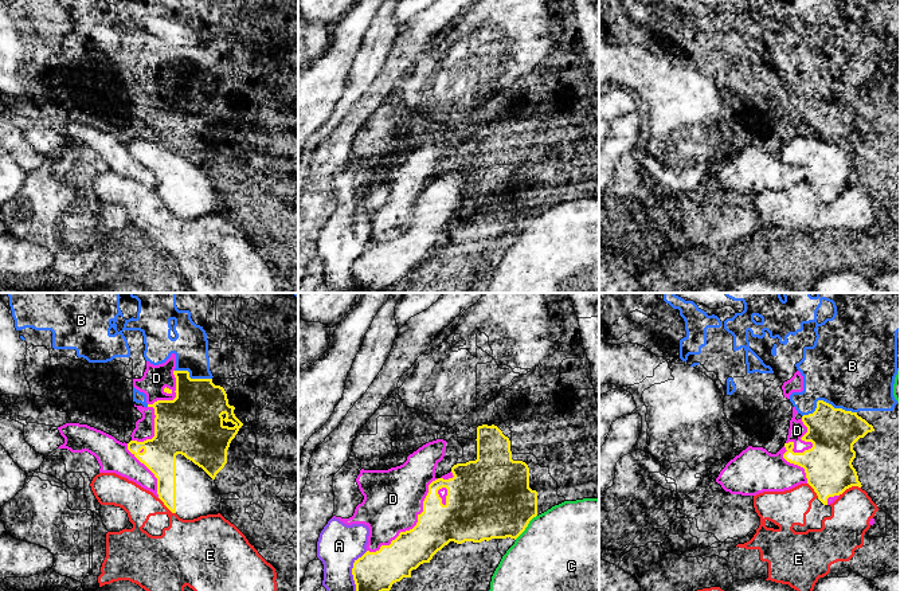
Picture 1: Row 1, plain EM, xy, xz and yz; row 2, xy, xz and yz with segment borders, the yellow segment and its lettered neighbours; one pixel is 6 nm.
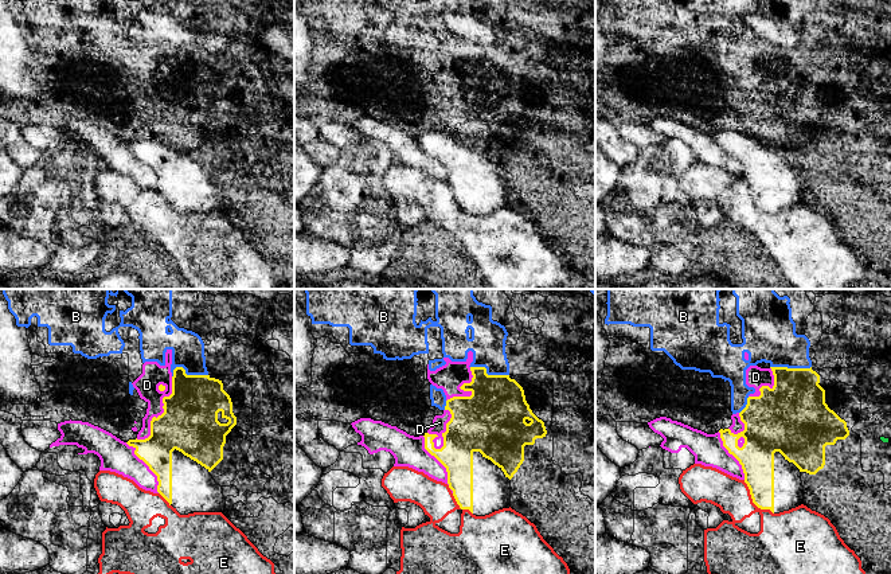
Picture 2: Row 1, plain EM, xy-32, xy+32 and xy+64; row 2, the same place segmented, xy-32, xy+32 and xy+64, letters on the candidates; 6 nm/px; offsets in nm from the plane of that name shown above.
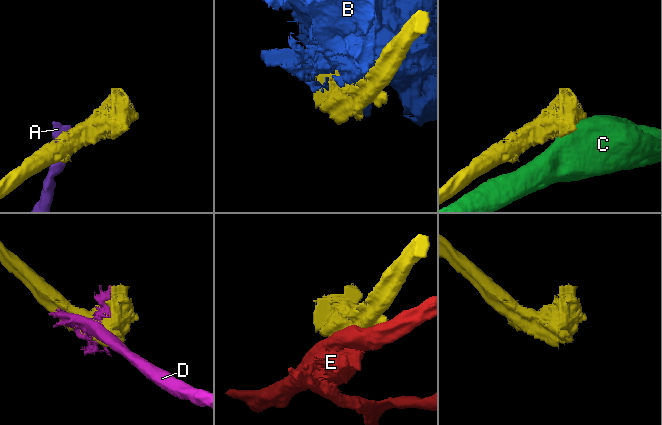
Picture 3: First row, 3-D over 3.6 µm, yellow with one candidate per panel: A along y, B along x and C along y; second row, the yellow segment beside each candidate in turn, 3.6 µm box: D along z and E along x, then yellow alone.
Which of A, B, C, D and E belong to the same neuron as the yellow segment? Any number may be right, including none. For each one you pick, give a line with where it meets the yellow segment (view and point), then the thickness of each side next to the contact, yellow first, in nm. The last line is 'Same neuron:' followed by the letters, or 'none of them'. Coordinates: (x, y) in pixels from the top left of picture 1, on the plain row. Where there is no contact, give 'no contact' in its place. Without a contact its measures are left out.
Same neuron: none of them

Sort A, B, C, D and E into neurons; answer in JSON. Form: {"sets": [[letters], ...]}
{"sets": [["A"], ["B"], ["C"], ["D"], ["E"]]}

